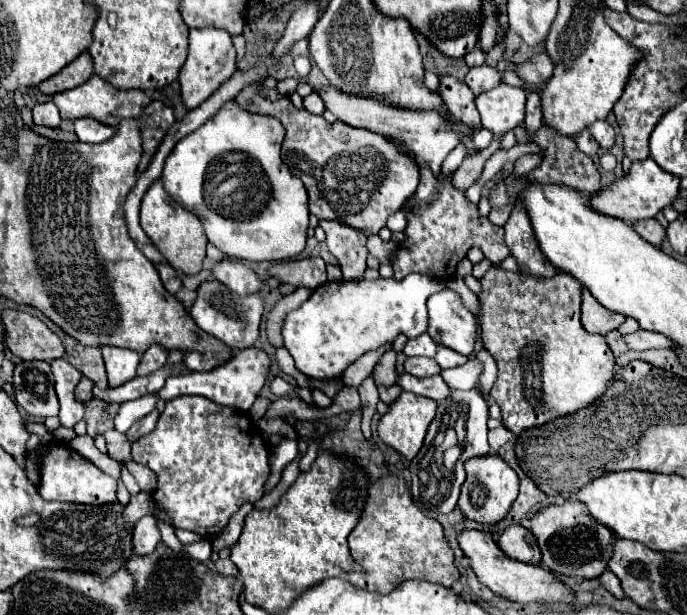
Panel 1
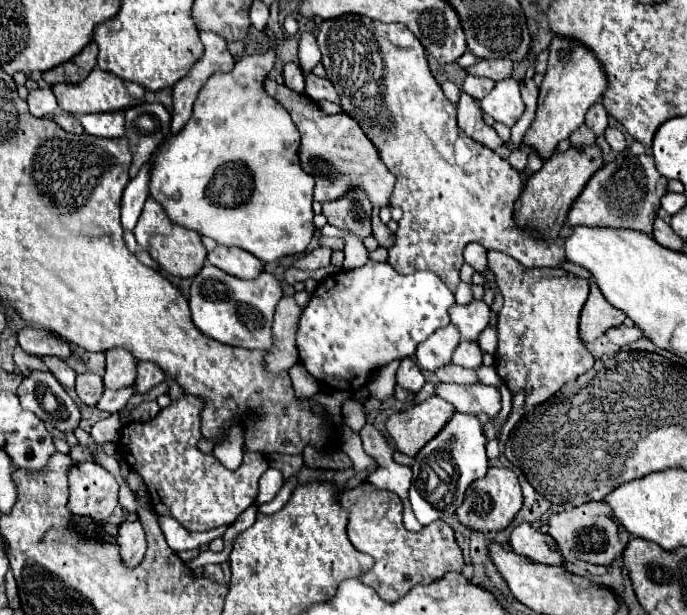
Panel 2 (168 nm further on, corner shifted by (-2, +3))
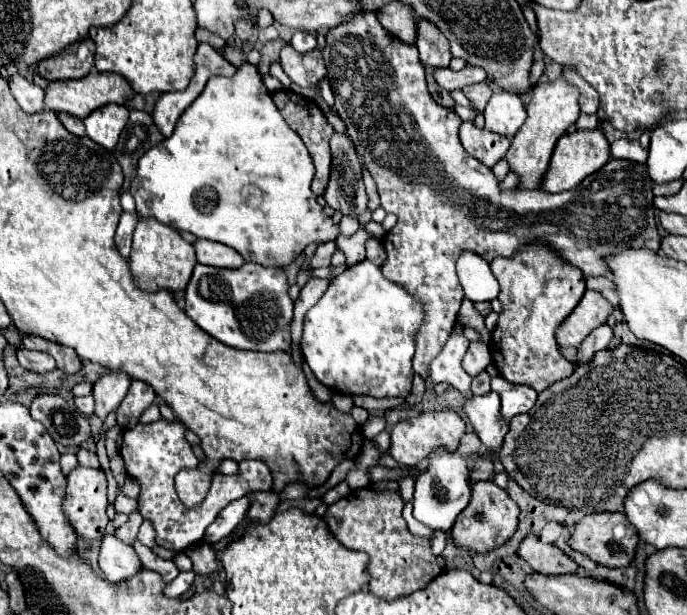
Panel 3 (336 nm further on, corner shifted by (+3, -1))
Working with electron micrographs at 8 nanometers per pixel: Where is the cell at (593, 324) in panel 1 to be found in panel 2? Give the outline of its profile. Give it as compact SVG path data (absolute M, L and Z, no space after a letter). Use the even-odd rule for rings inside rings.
M590 280L590 296L582 308L582 314L580 314L580 324L578 324L578 330L580 330L580 340L584 344L588 342L594 342L596 338L600 338L608 328L614 328L614 326L620 326L622 320L626 316L614 308L600 292L598 284L594 280Z

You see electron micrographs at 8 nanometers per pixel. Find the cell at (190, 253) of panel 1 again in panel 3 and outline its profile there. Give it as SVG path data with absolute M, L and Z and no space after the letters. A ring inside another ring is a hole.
M139 216L139 222L133 232L133 252L131 252L129 266L131 266L135 282L143 290L151 290L151 292L159 288L183 290L191 278L195 264L197 260L195 260L193 244L185 242L175 228L161 224L159 220Z

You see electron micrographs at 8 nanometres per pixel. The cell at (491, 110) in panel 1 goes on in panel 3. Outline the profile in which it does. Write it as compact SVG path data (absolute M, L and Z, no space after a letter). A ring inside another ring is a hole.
M507 90L495 92L491 96L489 104L483 110L483 116L485 116L487 130L497 132L507 138L511 138L527 118L525 106L519 100L519 96L513 92L507 92Z

